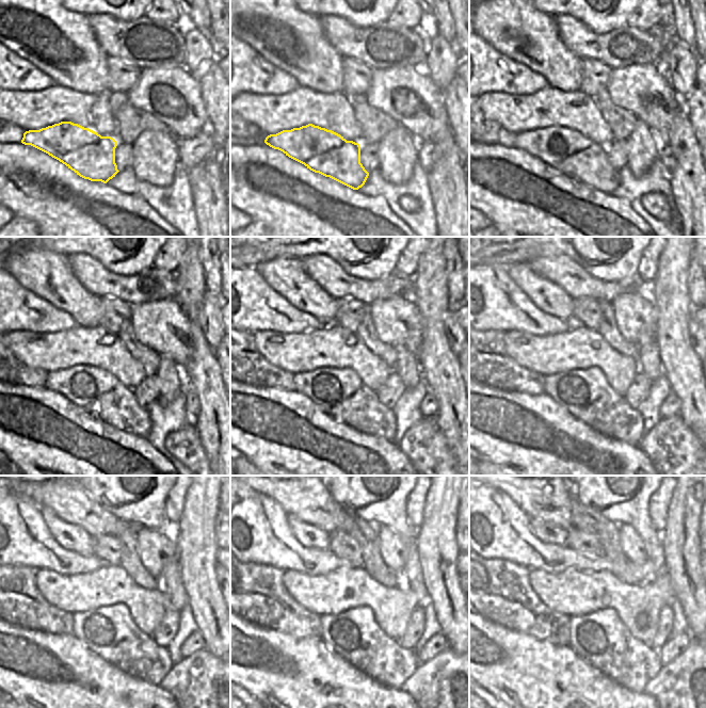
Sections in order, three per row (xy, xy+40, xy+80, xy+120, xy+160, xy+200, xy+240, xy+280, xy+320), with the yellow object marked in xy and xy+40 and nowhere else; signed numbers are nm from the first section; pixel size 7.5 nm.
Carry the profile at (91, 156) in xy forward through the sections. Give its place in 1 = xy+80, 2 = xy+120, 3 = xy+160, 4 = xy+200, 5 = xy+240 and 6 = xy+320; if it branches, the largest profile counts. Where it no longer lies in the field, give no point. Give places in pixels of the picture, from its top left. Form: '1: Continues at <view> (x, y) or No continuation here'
1: Continues at xy+80 (567, 150)
2: Continues at xy+120 (97, 391)
3: Continues at xy+160 (340, 392)
4: Continues at xy+200 (586, 393)
5: Continues at xy+240 (110, 632)
6: Continues at xy+320 (600, 638)

